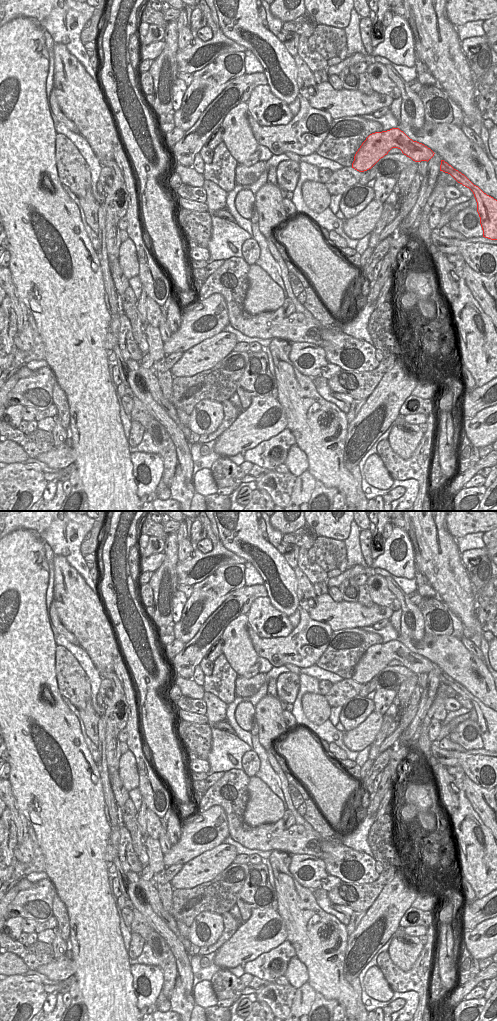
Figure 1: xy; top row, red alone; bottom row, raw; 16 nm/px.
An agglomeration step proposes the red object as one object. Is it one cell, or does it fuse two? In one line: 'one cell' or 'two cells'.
one cell

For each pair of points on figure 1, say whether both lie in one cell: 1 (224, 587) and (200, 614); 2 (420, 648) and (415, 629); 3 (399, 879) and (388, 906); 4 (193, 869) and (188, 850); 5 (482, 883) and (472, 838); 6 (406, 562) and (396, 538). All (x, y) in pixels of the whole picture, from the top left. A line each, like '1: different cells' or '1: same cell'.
1: same cell
2: different cells
3: same cell
4: different cells
5: same cell
6: same cell

